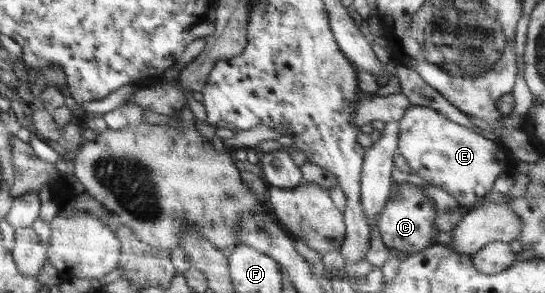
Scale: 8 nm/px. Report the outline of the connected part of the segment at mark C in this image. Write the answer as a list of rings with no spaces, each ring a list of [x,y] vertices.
[[[397,177],[392,185],[395,196],[389,198],[378,216],[378,228],[383,243],[389,249],[394,249],[396,257],[406,258],[415,255],[436,244],[435,235],[440,231],[436,226],[436,211],[434,203],[424,194],[421,186],[405,182],[402,184]]]

